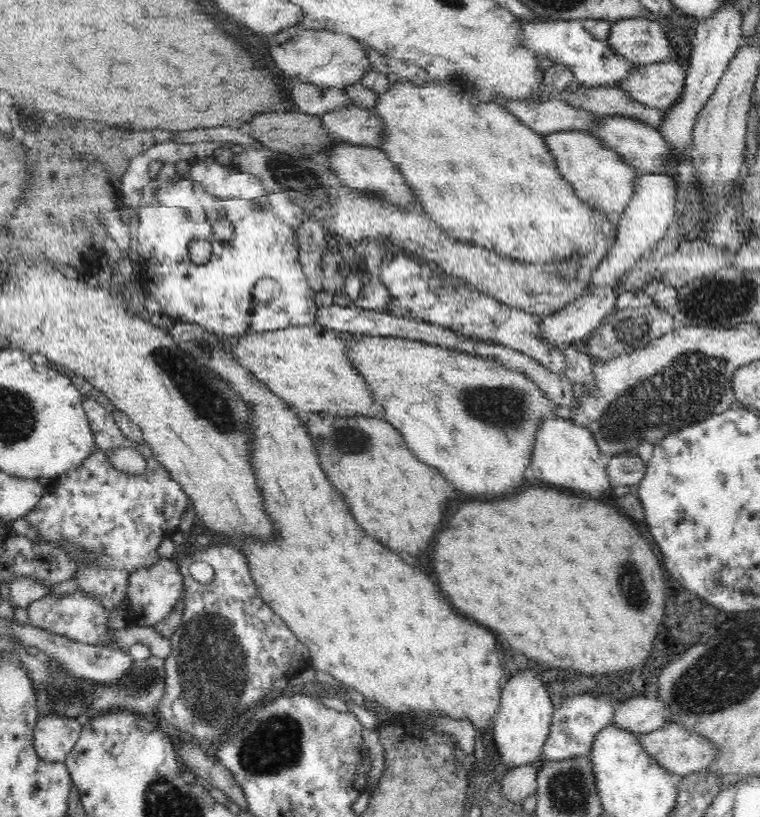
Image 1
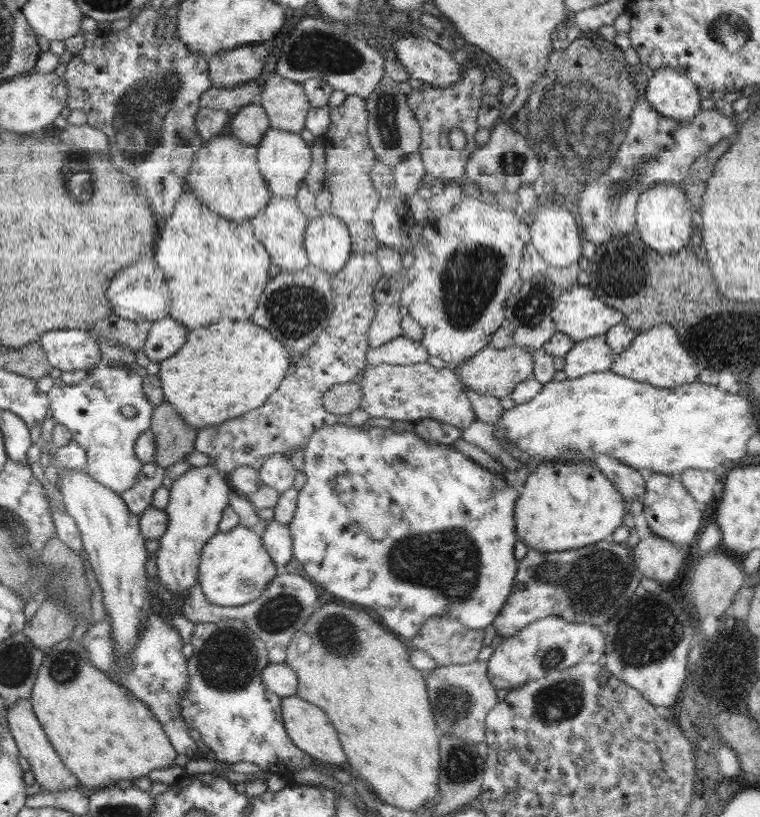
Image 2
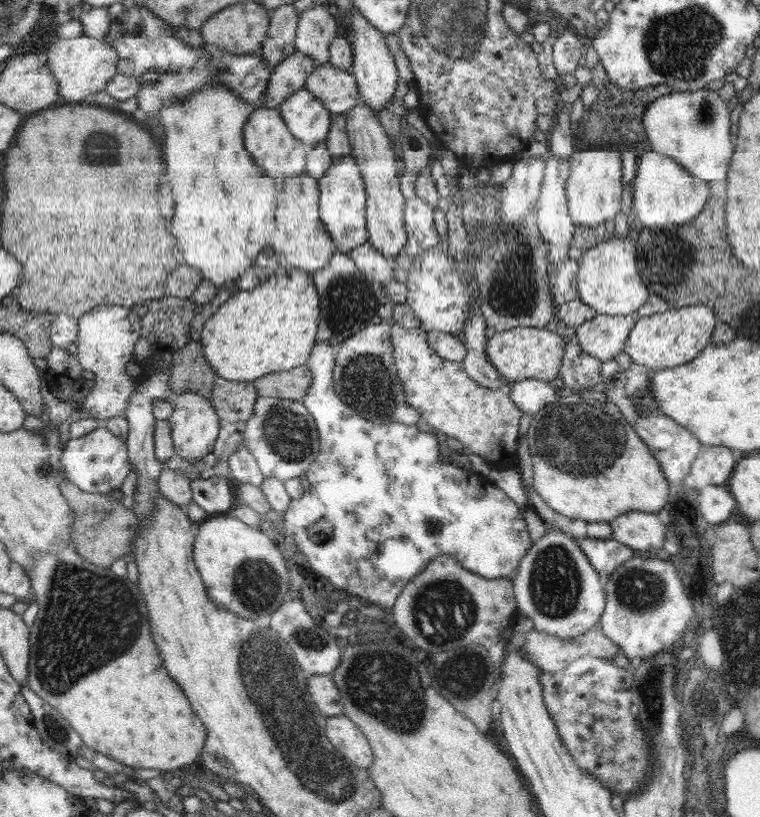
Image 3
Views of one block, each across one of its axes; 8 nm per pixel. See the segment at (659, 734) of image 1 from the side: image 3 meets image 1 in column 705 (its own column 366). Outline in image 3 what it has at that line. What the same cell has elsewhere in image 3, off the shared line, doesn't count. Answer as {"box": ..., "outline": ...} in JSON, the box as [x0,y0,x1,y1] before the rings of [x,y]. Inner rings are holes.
{"box":[326,715,374,769],"outline":[[[346,715],[326,718],[326,736],[349,763],[364,769],[372,766],[374,751],[366,735]]]}

